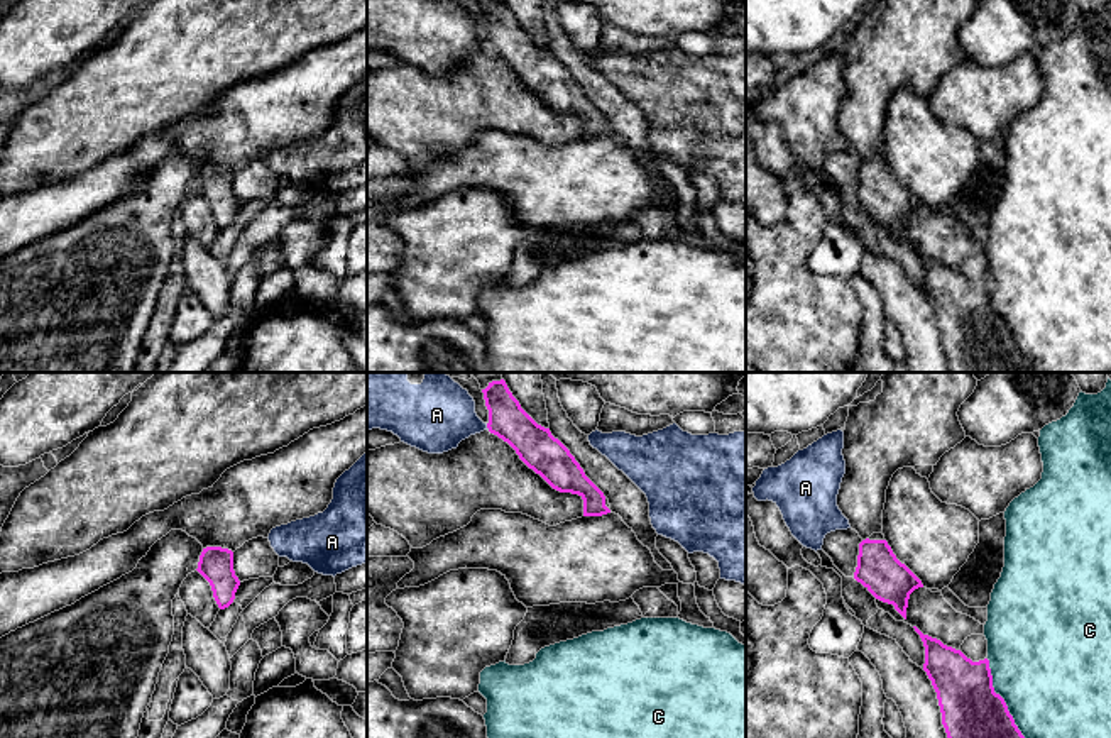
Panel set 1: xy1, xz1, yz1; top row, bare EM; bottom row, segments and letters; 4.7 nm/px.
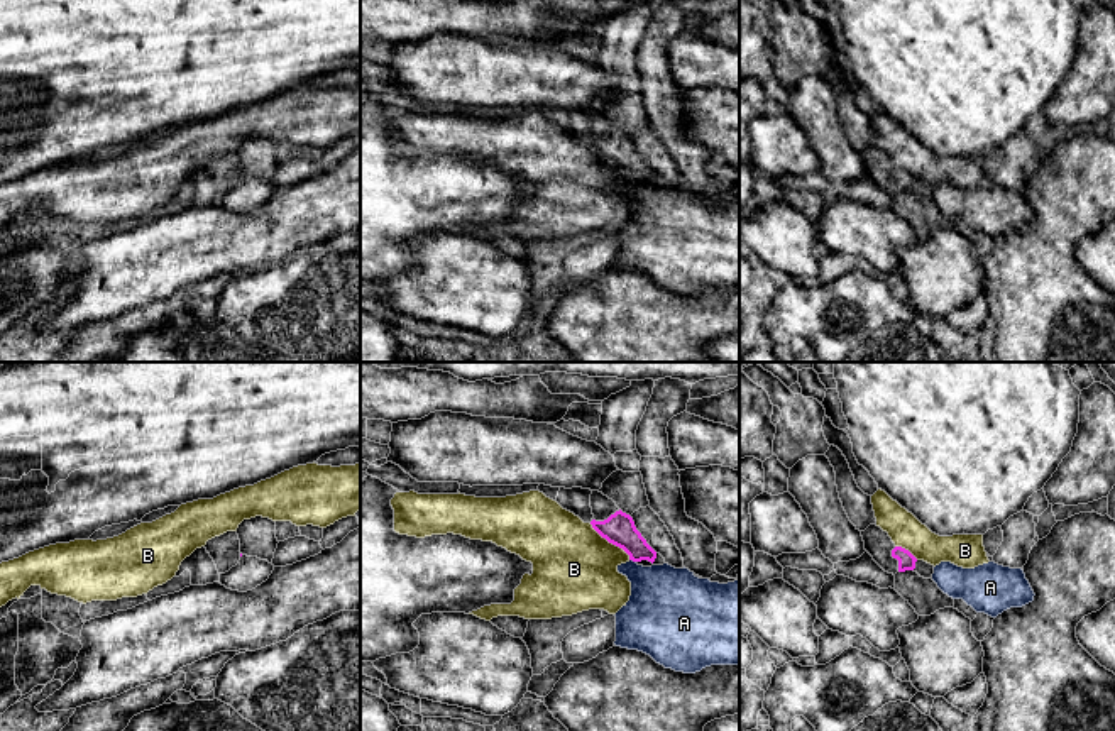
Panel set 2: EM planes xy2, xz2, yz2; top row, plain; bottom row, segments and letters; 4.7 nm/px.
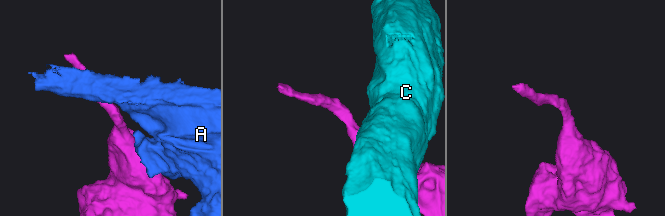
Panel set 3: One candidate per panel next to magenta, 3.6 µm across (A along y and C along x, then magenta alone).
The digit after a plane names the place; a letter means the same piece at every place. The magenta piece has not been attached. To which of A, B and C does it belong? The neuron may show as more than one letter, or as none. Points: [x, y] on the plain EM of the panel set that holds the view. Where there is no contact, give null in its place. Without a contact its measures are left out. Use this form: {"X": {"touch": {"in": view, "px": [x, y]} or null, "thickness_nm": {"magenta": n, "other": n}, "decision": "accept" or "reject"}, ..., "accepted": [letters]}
{"A": {"touch": {"in": "xz1", "px": [487, 48]}, "thickness_nm": {"magenta": 190, "other": 340}, "decision": "reject"}, "B": {"touch": {"in": "xz2", "px": [611, 163]}, "thickness_nm": {"magenta": 150, "other": 400}, "decision": "reject"}, "C": {"touch": {"in": "yz1", "px": [1005, 325]}, "thickness_nm": {"magenta": 360, "other": 480}, "decision": "reject"}, "accepted": []}

